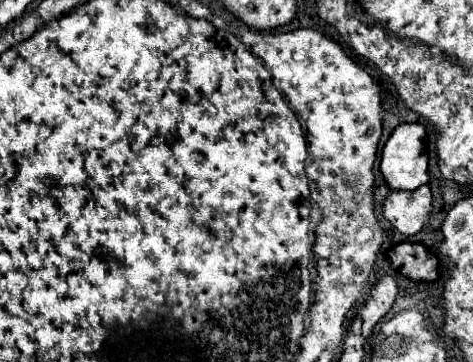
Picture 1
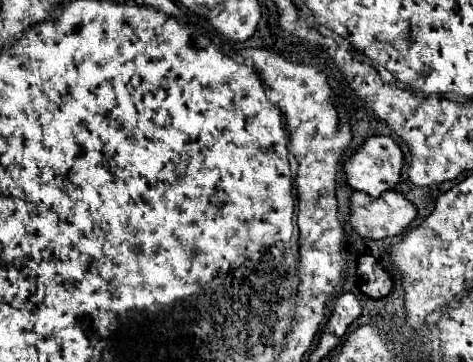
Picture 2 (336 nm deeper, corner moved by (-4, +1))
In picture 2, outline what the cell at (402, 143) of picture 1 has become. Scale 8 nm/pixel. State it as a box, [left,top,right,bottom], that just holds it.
[344,136,404,198]

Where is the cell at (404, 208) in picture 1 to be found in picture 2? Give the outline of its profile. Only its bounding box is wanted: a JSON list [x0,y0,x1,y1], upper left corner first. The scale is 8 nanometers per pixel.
[350,190,414,240]

